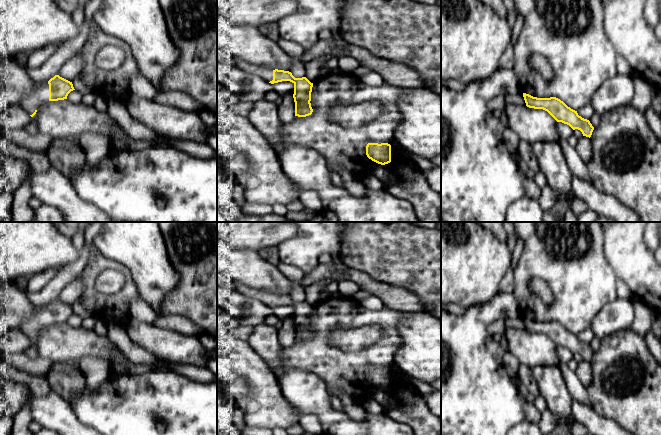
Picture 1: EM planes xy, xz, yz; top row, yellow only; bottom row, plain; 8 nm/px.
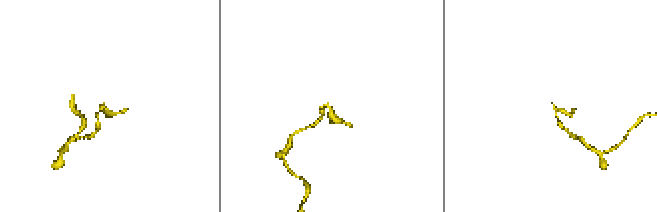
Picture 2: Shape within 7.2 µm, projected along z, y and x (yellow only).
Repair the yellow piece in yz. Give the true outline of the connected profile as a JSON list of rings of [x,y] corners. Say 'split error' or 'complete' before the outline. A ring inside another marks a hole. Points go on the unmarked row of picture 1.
complete; [[[523,317],[526,330],[547,335],[557,346],[569,349],[573,354],[578,353],[583,360],[591,361],[594,351],[589,344],[578,339],[577,335],[568,331],[556,321],[537,322]]]

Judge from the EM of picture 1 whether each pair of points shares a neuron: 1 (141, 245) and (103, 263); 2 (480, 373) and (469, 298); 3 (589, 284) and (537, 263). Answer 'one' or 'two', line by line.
1: two
2: two
3: one

